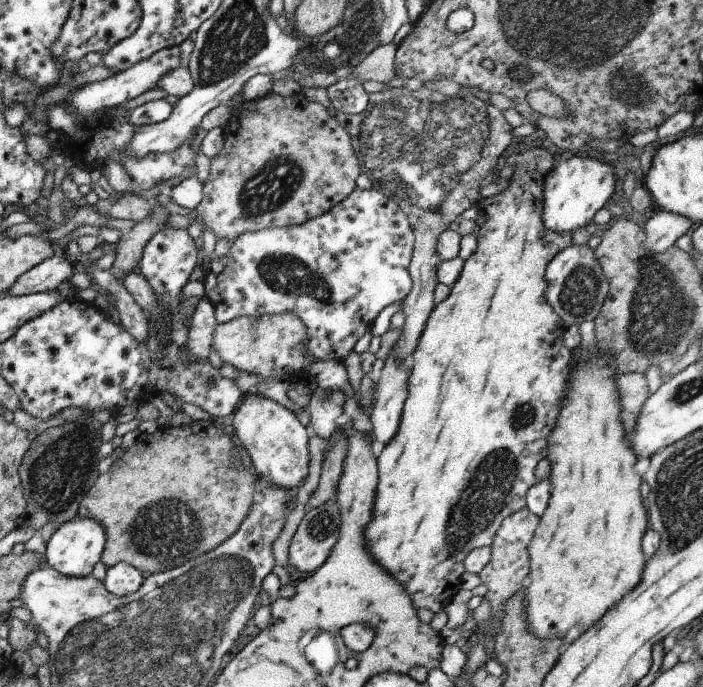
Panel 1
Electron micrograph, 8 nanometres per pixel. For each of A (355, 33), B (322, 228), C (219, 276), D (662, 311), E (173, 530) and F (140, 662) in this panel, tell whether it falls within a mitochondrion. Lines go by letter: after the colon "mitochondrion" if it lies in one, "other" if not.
A: mitochondrion
B: other
C: other
D: mitochondrion
E: mitochondrion
F: mitochondrion

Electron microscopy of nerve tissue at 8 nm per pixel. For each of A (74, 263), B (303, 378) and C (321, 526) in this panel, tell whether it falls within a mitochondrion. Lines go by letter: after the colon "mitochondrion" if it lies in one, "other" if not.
A: other
B: other
C: mitochondrion

